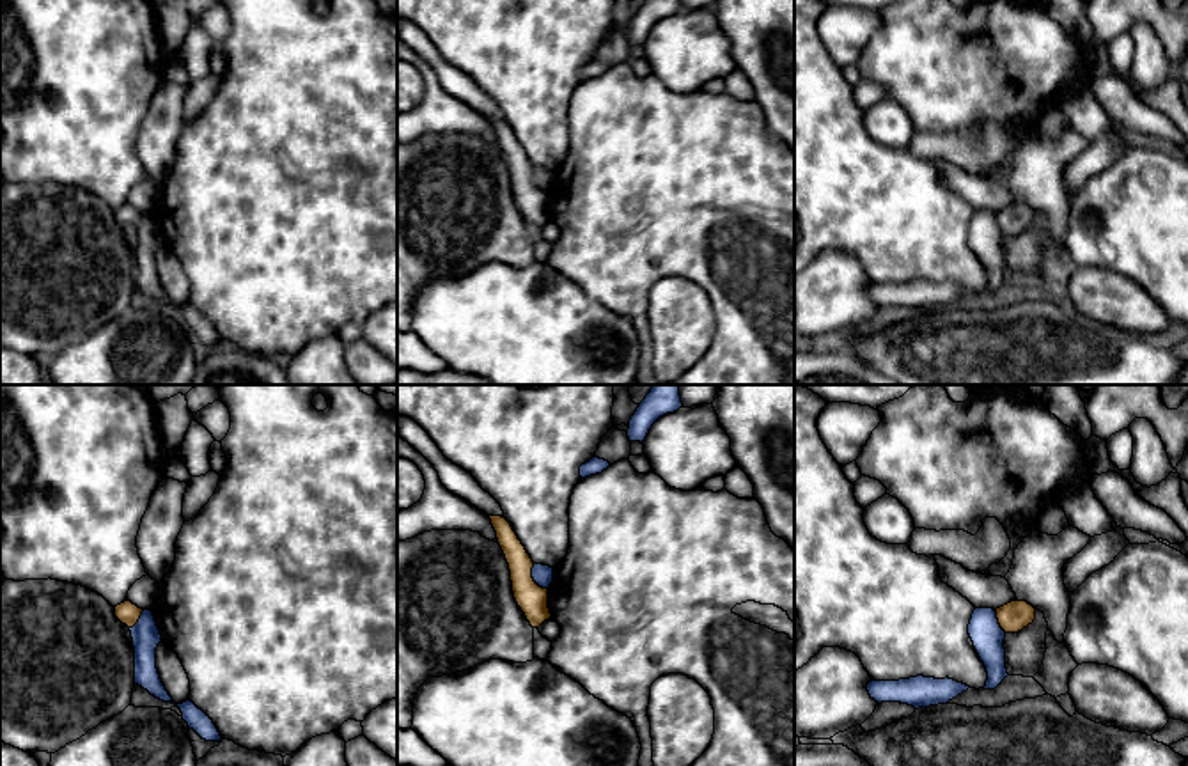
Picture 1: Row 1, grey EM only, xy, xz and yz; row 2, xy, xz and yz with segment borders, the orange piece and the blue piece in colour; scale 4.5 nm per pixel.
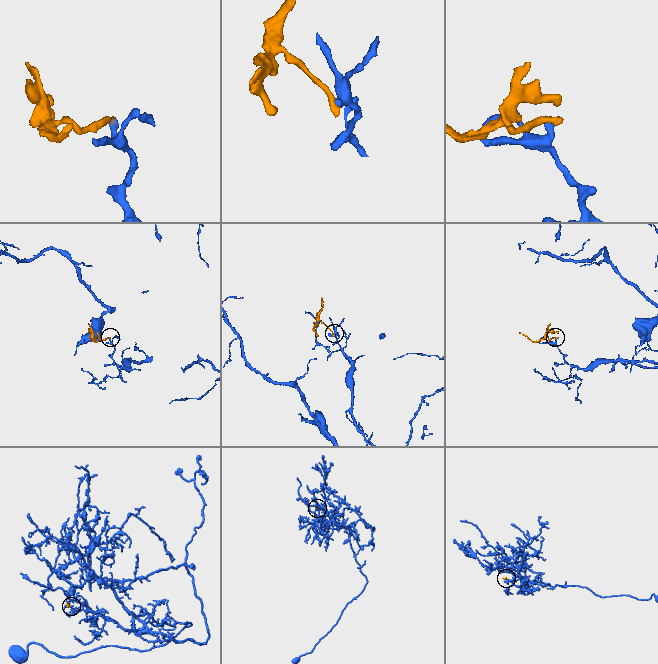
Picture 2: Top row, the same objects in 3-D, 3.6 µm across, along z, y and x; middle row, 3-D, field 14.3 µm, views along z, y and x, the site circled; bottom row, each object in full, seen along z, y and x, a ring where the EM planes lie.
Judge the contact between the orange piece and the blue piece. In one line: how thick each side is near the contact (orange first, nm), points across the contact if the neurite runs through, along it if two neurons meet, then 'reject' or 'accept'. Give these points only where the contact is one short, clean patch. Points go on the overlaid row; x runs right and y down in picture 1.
140 nm thick on the orange side, 100 nm on the other; border along xz (532, 564), (532, 578), (547, 589); reject

